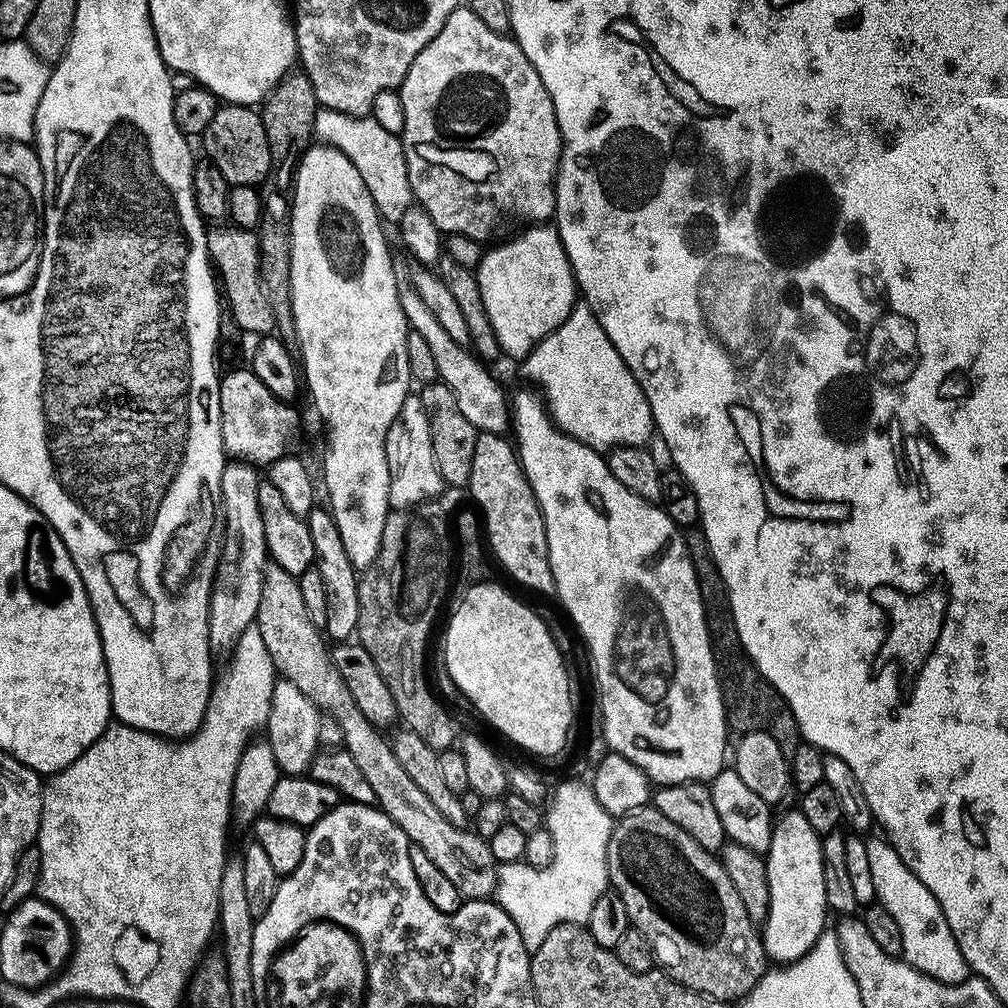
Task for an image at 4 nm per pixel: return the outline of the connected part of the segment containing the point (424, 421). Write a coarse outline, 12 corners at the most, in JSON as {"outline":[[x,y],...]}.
{"outline":[[404,399],[386,434],[389,501],[415,506],[445,487],[428,411]]}

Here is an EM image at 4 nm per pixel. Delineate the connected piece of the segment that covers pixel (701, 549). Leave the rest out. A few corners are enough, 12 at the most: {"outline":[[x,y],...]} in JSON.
{"outline":[[706,534],[684,541],[736,734],[770,734],[790,758],[794,714],[738,638]]}

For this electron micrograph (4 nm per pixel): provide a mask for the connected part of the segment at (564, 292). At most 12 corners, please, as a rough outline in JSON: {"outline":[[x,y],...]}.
{"outline":[[525,227],[474,271],[505,357],[578,303],[555,227]]}

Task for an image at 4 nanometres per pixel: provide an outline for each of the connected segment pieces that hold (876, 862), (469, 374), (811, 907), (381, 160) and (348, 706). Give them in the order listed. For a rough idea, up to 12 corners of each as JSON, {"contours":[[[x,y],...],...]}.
{"contours":[[[869,839],[876,900],[902,959],[943,984],[969,979],[942,906],[887,839]],[[397,279],[409,329],[477,430],[507,433],[499,382],[446,334],[411,279]],[[784,810],[766,853],[764,951],[783,966],[826,931],[821,833]],[[317,109],[313,135],[358,164],[381,219],[414,200],[403,141],[371,116]],[[264,571],[254,626],[277,673],[341,726],[386,813],[461,897],[498,862],[448,822],[371,724],[306,614],[299,579]]]}

